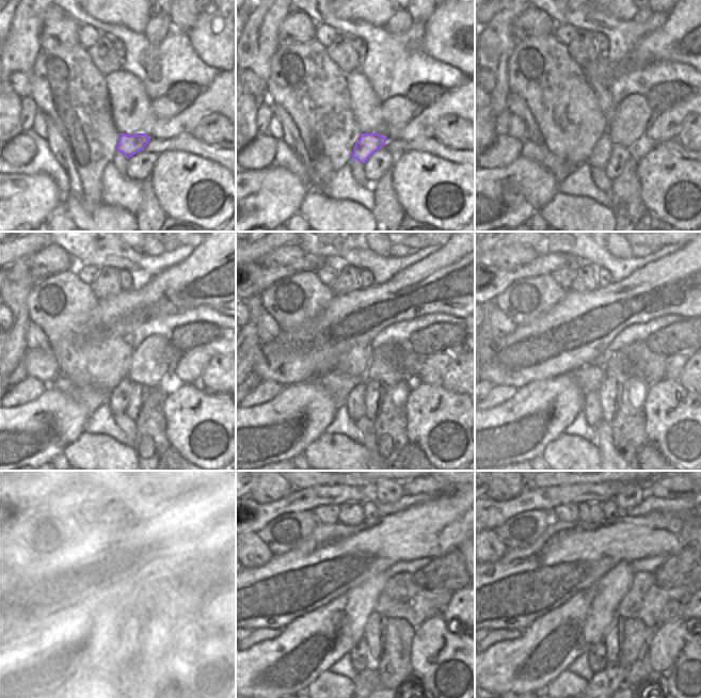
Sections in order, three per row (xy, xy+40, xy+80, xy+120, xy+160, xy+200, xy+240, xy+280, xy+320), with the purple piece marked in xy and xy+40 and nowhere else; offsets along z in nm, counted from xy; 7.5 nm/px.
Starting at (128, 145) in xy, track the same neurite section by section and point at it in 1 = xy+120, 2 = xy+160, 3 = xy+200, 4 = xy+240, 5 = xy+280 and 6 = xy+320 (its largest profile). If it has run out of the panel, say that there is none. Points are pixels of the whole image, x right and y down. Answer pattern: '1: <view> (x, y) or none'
1: xy+120 (117, 398)
2: xy+160 (354, 402)
3: xy+200 (592, 410)
4: xy+240 (118, 653)
5: xy+280 (360, 653)
6: xy+320 (596, 655)

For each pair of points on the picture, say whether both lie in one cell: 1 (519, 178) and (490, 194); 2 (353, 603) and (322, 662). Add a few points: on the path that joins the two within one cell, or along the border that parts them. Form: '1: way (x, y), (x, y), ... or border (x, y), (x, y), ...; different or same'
1: way (511, 185), (502, 181), (497, 187); same
2: way (345, 618), (343, 620), (343, 634), (336, 648); same

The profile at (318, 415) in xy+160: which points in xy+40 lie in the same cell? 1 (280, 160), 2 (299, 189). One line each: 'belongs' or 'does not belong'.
1: does not belong
2: belongs

